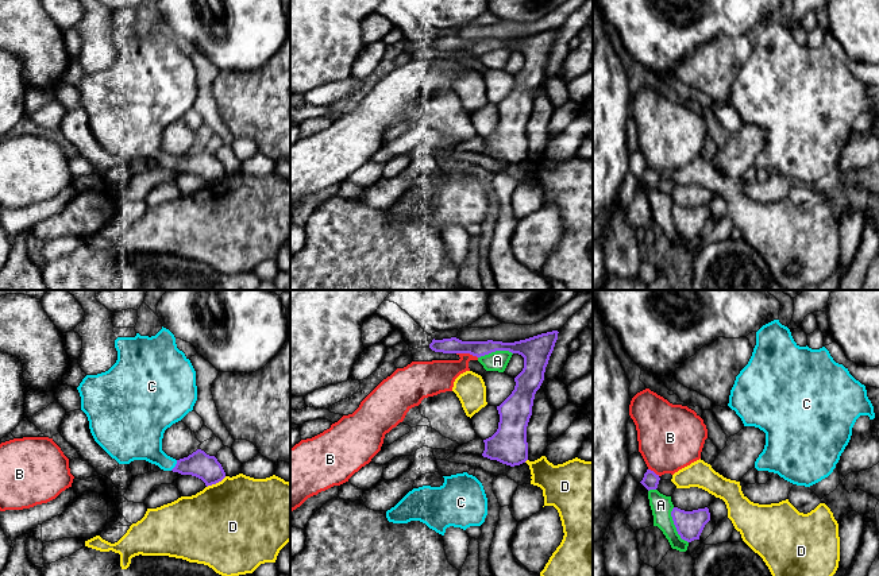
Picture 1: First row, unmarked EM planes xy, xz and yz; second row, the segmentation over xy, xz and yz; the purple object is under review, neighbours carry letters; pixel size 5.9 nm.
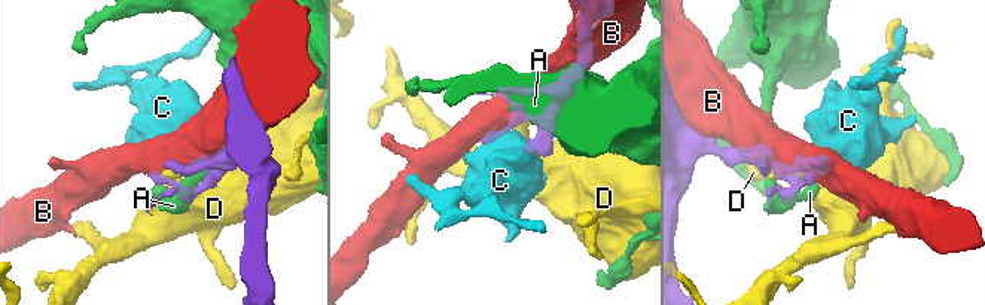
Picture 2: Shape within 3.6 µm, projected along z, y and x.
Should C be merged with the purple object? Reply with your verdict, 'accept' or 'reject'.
accept

